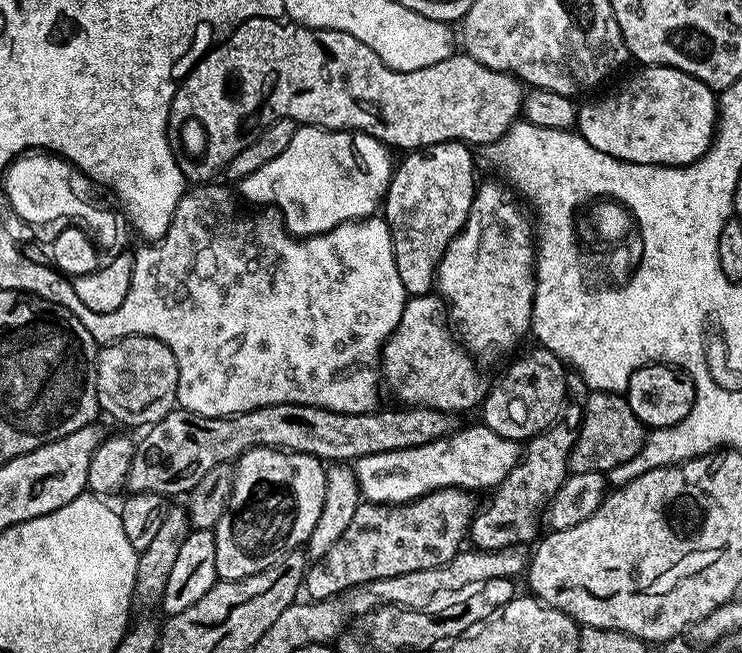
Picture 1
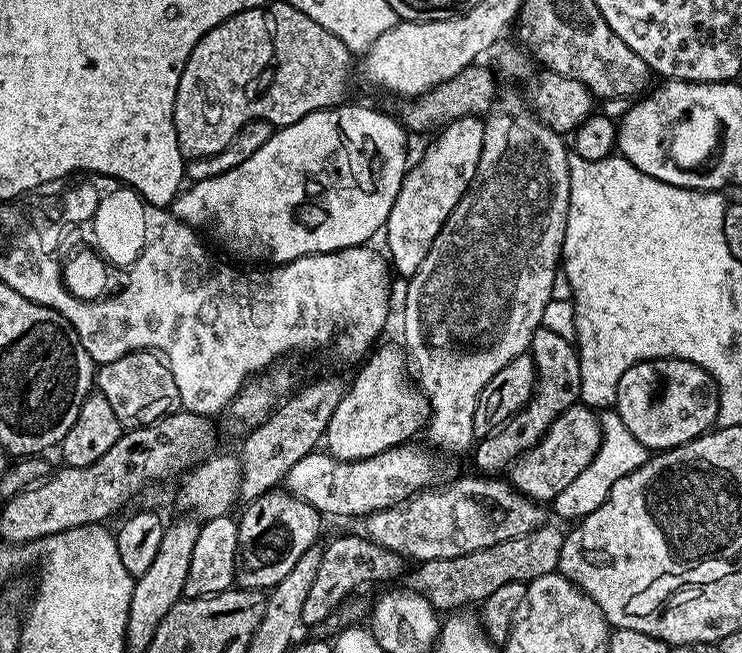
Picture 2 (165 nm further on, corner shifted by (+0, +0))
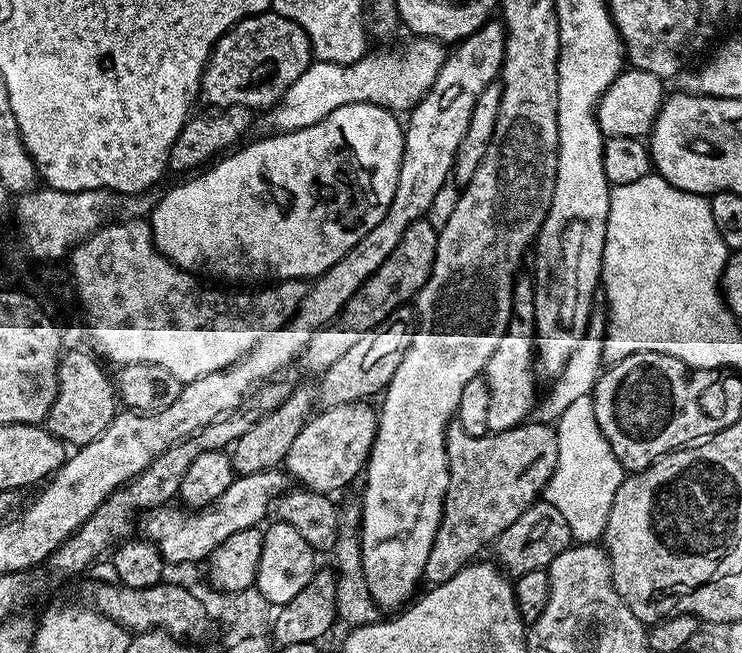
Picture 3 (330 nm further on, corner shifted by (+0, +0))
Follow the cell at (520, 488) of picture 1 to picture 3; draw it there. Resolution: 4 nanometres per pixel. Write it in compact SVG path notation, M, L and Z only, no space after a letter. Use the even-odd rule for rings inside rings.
M524 278L517 279L512 285L512 318L508 324L506 334L502 334L502 342L484 367L483 379L490 390L490 410L486 413L488 432L501 432L517 428L531 417L533 409L537 407L536 384L532 381L534 372L534 324L536 311L534 310L533 281Z

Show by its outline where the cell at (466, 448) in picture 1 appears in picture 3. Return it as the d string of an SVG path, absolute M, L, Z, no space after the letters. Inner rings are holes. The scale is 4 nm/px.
M275 468L249 476L237 475L232 484L226 486L226 490L222 490L222 494L218 494L218 498L205 508L185 510L180 506L165 506L152 509L143 517L143 535L160 551L165 565L192 564L195 560L204 562L215 548L230 538L230 534L257 527L261 523L259 520L273 511L276 499L289 488L289 477Z

